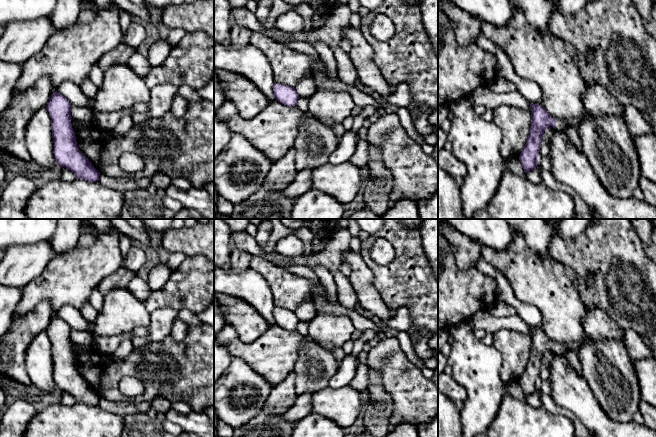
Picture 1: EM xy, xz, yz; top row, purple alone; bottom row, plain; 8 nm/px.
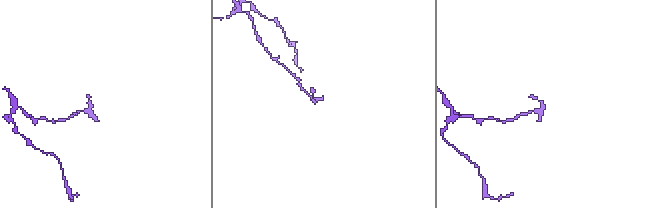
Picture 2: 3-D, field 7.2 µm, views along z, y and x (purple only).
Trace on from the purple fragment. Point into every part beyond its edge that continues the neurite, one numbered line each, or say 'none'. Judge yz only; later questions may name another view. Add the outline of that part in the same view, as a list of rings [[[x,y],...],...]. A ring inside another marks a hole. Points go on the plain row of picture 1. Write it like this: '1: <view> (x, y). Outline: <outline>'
1: yz (560, 348). Outline: [[[555,343],[555,348],[556,348],[556,353],[558,354],[562,354],[567,350],[567,346],[566,344],[562,344],[562,343]]]

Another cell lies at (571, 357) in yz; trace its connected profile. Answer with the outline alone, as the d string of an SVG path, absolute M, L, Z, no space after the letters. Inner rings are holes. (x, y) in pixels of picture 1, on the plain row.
M566 350L562 355L570 363L570 366L577 372L579 375L583 375L582 365L578 358L578 355L575 352Z

